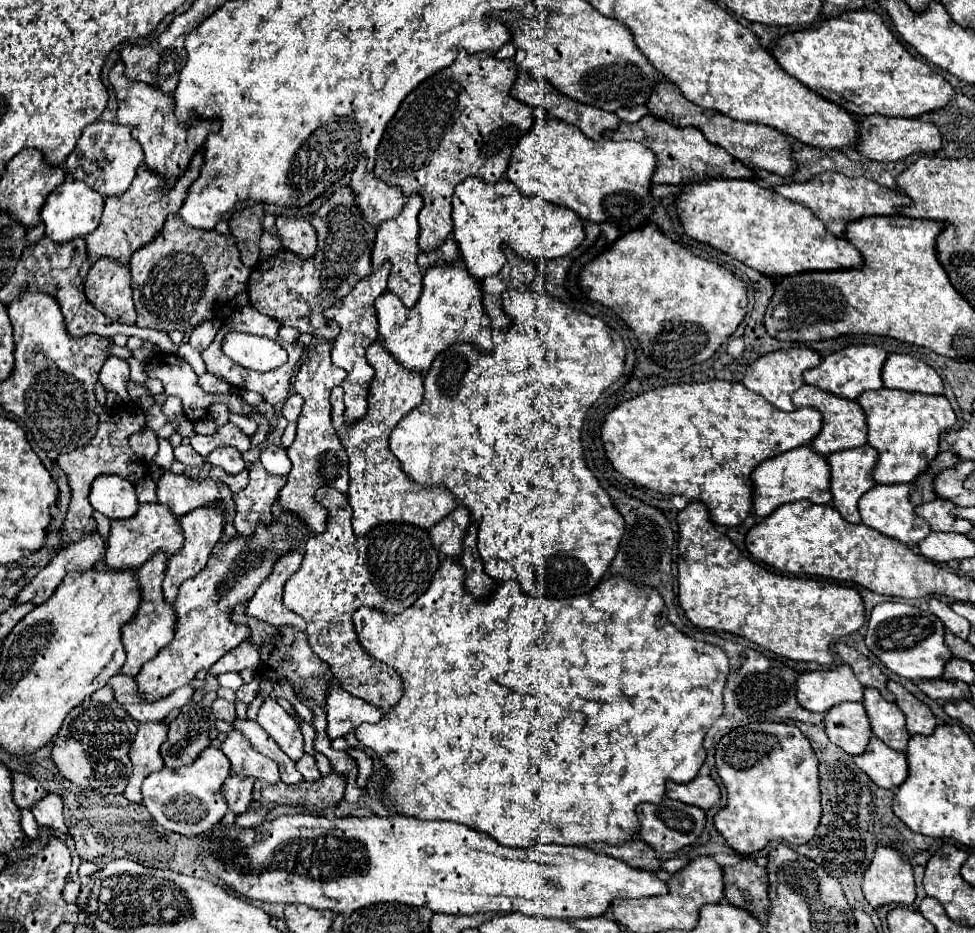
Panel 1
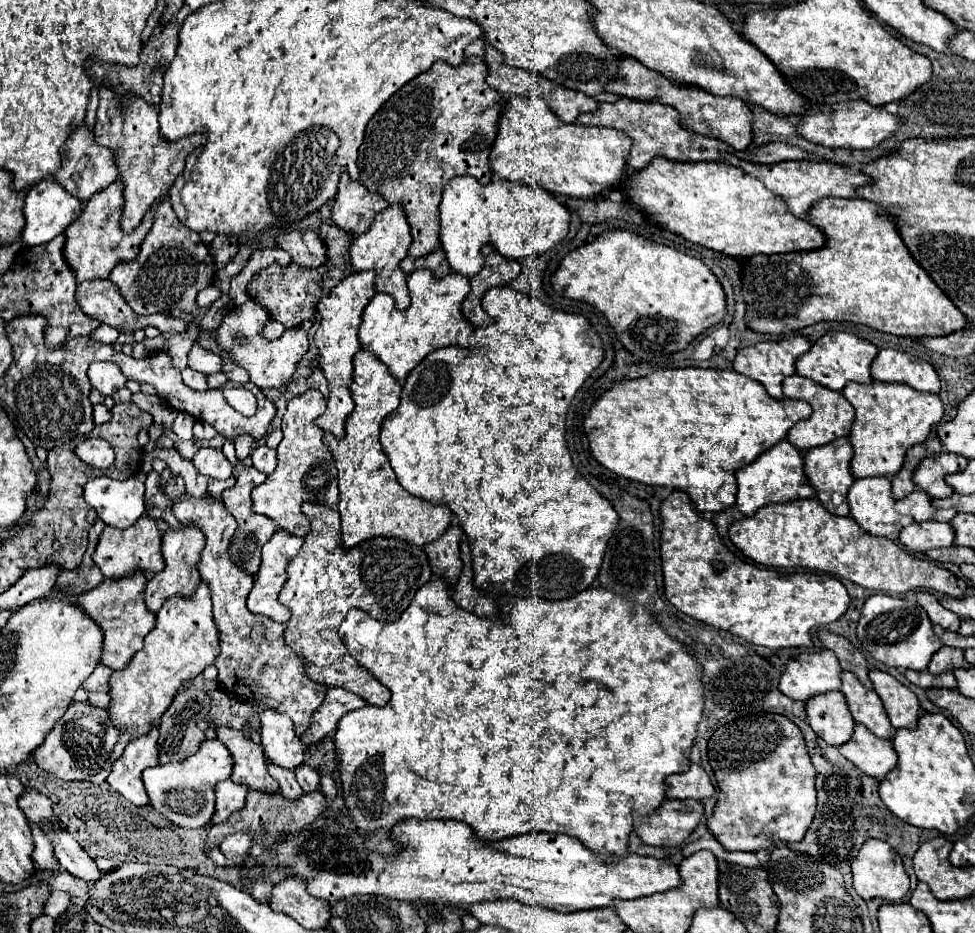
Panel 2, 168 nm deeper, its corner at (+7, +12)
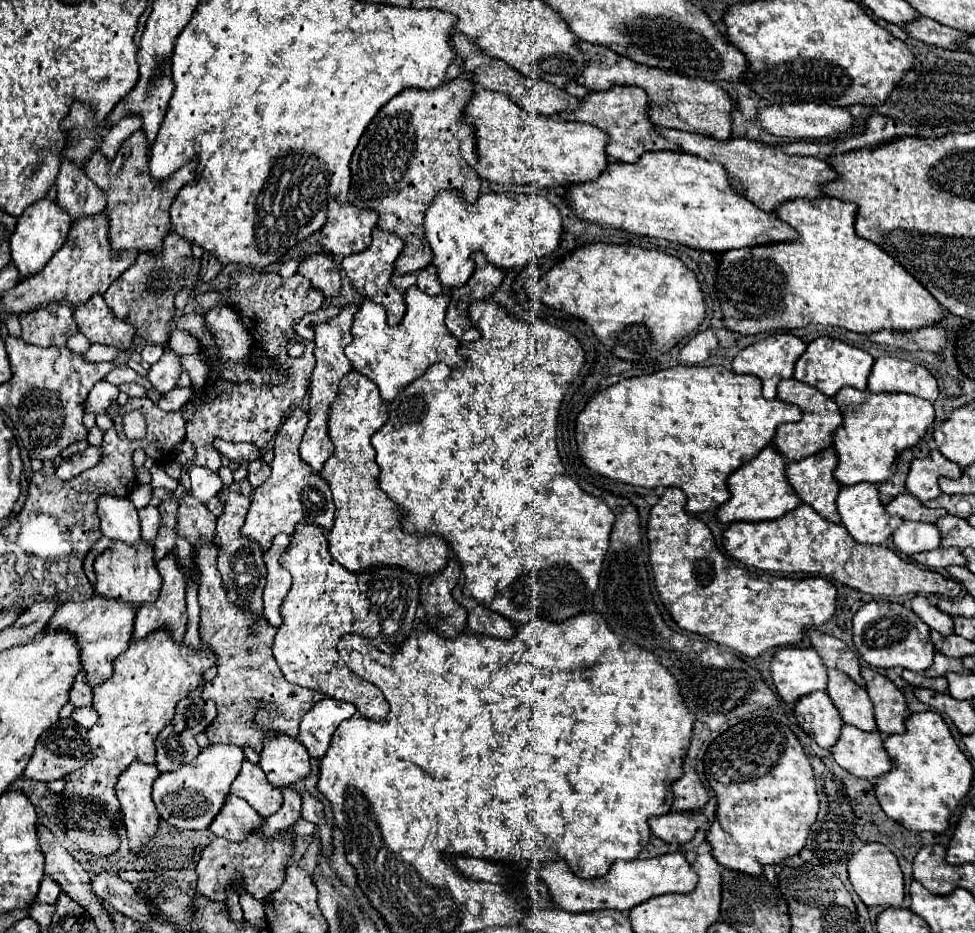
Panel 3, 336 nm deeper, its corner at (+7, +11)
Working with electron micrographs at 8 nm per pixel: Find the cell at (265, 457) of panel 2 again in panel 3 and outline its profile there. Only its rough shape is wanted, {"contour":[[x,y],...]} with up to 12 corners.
{"contour":[[255,460],[247,466],[251,488],[269,478],[269,464]]}

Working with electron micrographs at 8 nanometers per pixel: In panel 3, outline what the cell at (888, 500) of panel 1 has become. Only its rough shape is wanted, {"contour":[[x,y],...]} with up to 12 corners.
{"contour":[[875,484],[843,486],[837,512],[861,544],[885,544],[903,522]]}

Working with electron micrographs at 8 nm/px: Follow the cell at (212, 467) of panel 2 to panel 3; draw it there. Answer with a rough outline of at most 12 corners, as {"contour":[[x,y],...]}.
{"contour":[[191,468],[191,496],[207,504],[221,490],[219,474]]}

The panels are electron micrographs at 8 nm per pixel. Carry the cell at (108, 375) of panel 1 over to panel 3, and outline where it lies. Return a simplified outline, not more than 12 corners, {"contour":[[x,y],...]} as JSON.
{"contour":[[101,380],[83,400],[83,410],[105,414],[119,388]]}

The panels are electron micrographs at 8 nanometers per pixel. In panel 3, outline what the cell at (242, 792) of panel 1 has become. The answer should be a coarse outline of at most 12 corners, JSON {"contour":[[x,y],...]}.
{"contour":[[231,794],[209,830],[225,840],[249,838],[263,818]]}

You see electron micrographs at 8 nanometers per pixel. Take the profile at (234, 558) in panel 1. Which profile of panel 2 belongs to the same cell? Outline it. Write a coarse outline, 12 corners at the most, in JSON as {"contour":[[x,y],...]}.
{"contour":[[209,585],[173,595],[129,665],[109,715],[145,735],[185,679],[219,655]]}

